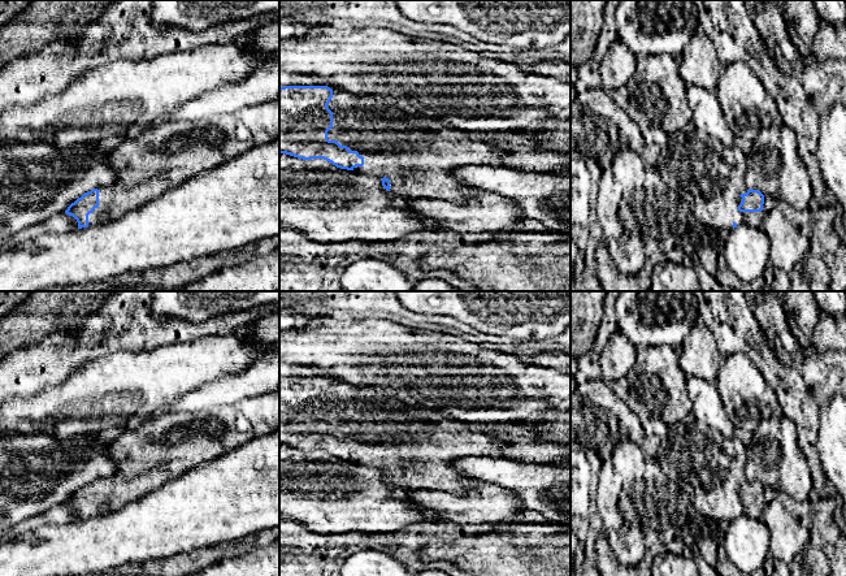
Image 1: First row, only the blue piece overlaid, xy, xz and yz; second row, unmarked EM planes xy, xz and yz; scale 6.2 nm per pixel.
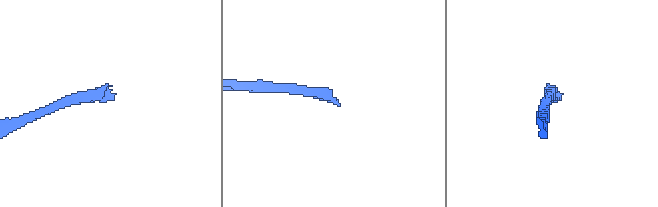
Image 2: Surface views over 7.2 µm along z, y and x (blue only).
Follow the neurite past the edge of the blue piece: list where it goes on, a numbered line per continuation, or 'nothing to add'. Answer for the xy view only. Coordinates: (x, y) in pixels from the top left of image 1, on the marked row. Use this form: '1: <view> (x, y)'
1: xy (152, 160)

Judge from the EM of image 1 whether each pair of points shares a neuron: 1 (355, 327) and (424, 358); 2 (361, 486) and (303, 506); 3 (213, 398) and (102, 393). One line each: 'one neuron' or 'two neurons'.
1: one neuron
2: one neuron
3: two neurons

